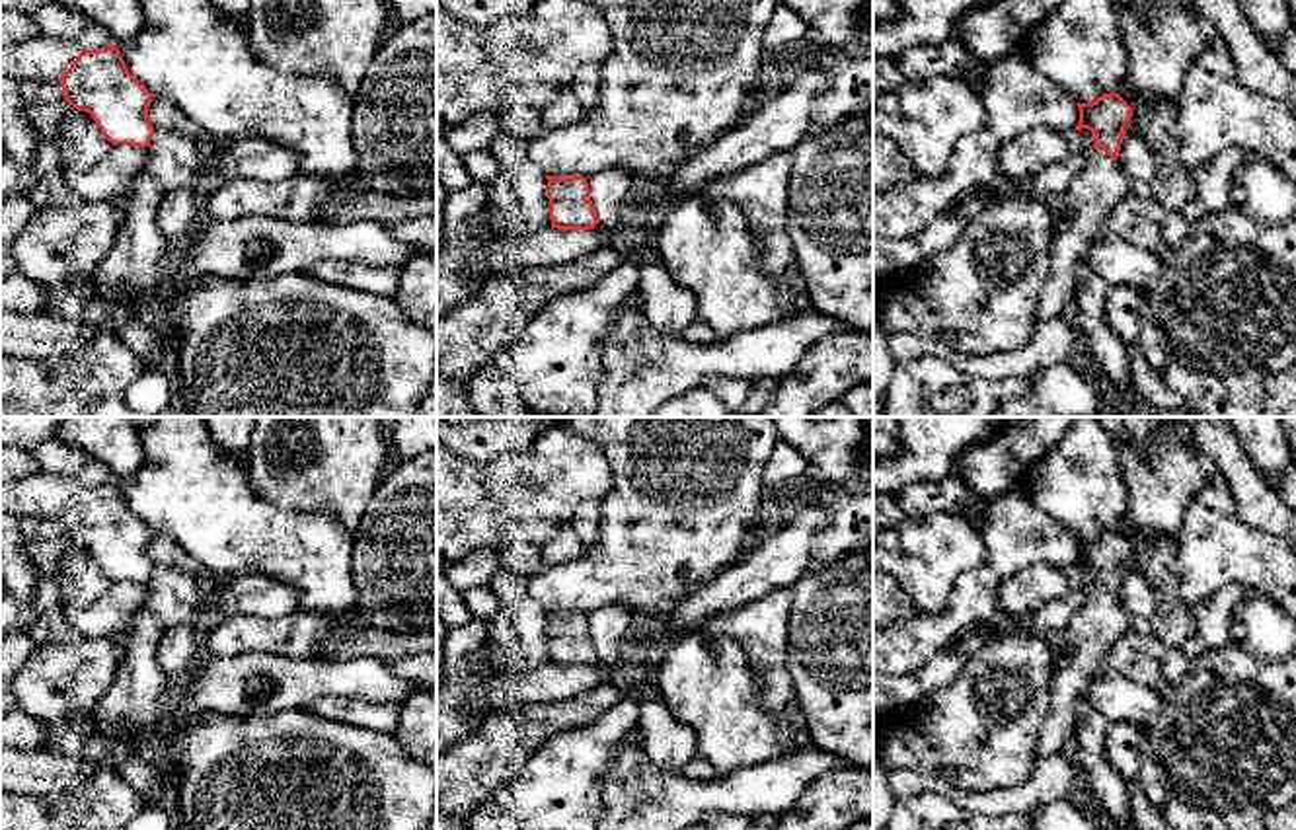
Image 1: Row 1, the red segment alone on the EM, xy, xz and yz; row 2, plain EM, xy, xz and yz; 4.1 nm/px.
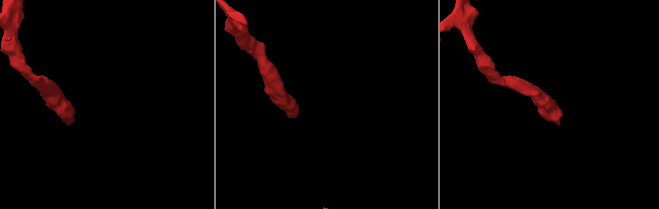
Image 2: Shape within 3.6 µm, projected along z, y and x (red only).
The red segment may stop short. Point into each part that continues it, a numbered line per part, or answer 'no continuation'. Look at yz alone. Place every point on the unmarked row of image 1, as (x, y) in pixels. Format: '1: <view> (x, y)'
1: yz (1102, 620)

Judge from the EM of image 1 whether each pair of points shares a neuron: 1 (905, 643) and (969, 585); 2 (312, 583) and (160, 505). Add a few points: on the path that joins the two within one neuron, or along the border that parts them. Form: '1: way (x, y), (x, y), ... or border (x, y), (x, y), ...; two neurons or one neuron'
1: way (924, 636), (936, 632), (963, 604); one neuron
2: way (281, 542), (236, 532), (201, 505); one neuron

